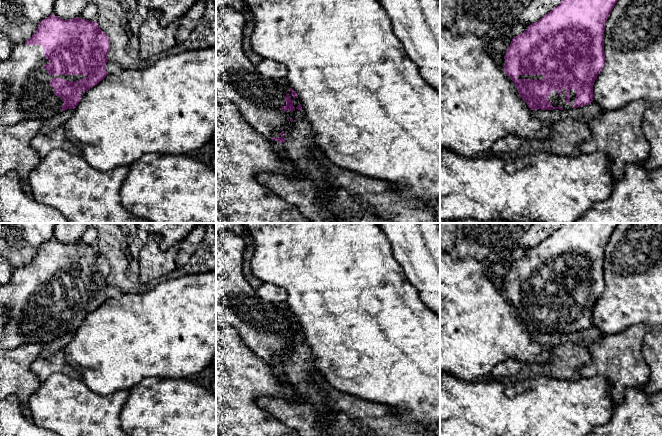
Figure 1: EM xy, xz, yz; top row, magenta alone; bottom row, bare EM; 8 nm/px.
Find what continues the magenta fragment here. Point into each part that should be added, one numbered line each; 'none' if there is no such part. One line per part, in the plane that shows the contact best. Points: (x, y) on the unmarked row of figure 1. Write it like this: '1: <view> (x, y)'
1: xy (30, 320)

